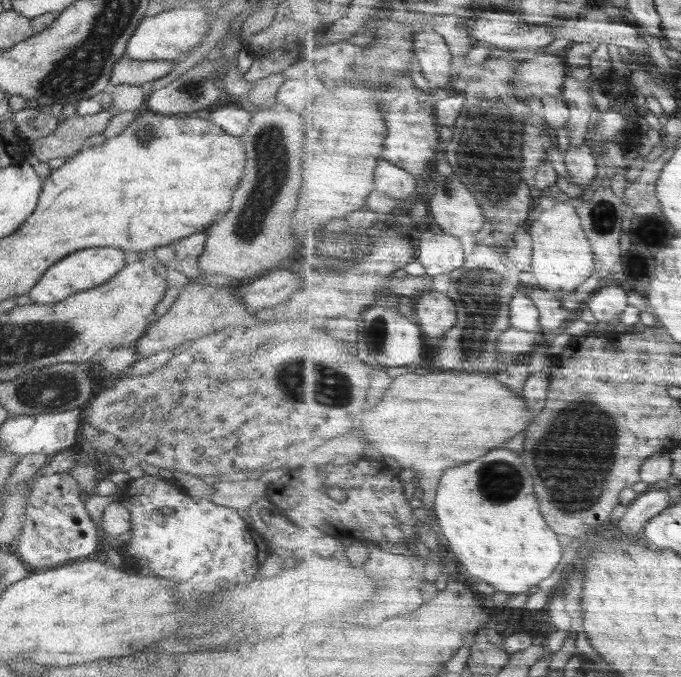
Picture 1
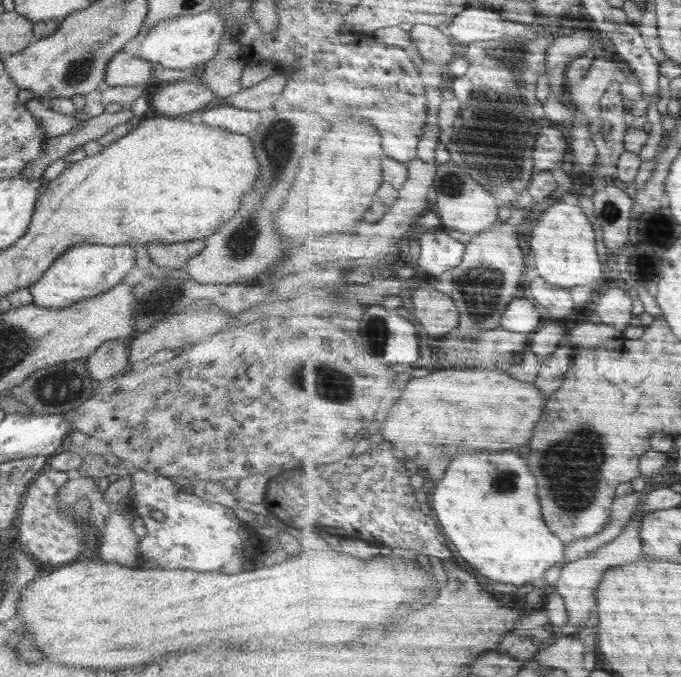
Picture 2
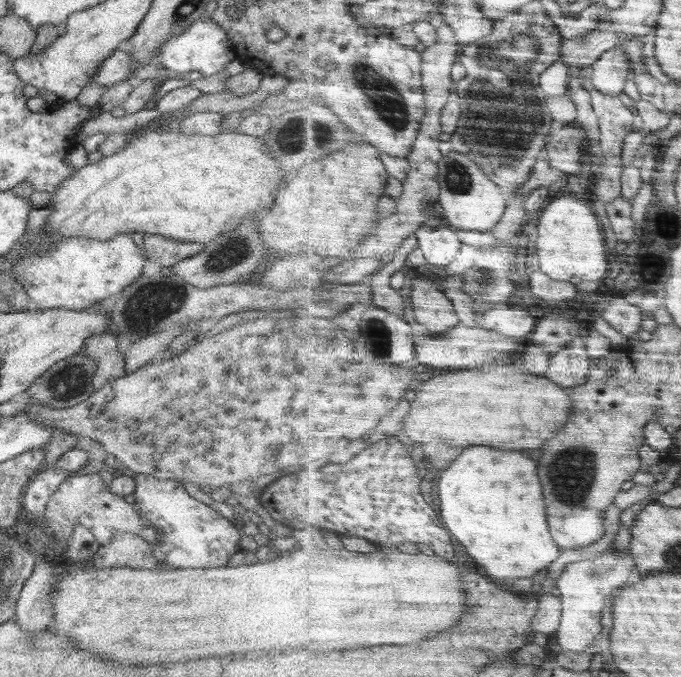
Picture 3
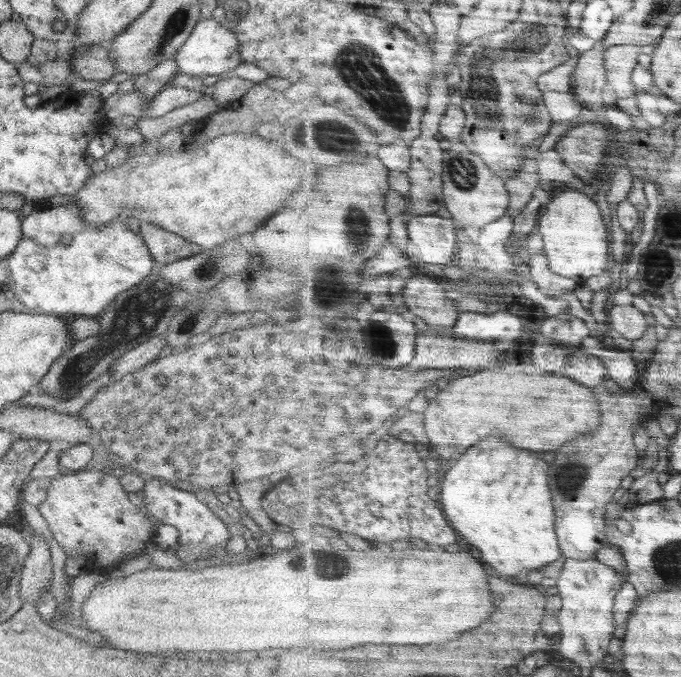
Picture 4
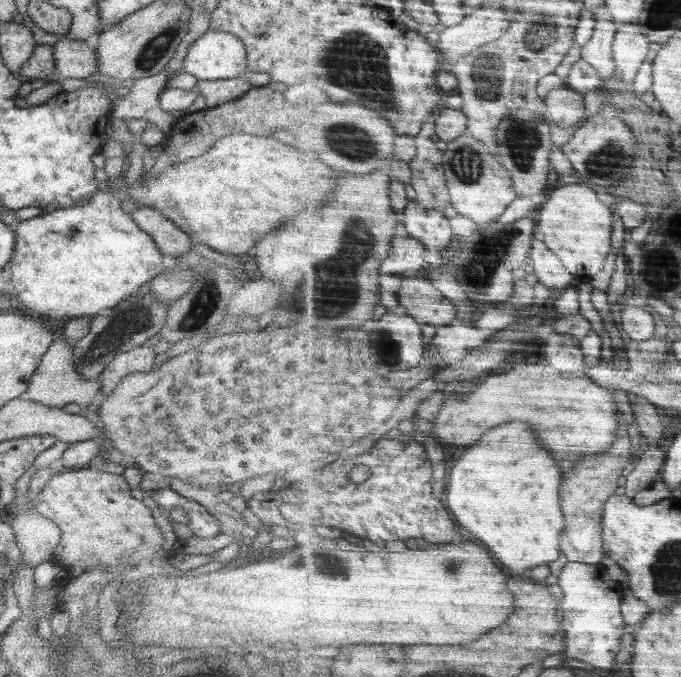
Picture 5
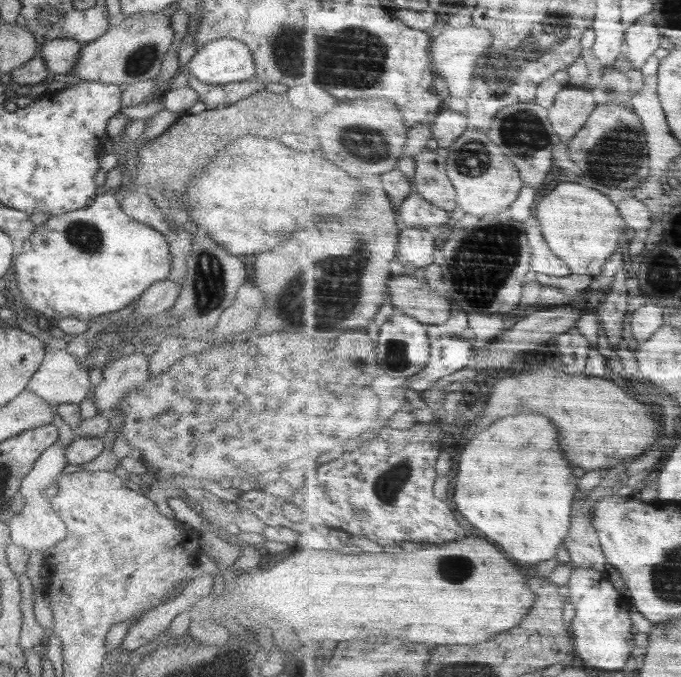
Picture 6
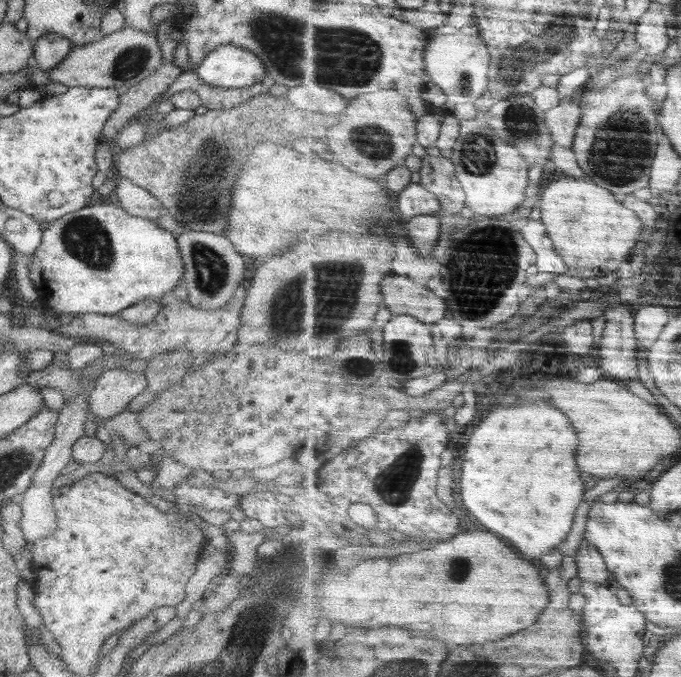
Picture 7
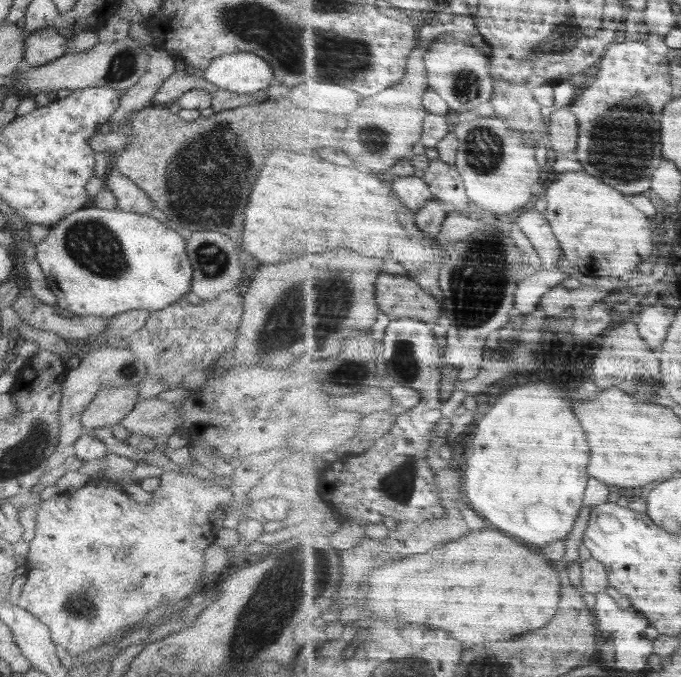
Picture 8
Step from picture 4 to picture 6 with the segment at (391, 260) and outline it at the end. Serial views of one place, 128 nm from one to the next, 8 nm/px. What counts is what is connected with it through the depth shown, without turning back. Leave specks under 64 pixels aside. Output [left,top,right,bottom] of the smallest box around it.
[398,228,436,267]

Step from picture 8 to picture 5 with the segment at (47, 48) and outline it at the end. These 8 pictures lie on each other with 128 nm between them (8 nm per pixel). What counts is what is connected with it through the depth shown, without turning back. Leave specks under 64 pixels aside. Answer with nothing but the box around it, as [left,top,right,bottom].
[53,37,98,78]

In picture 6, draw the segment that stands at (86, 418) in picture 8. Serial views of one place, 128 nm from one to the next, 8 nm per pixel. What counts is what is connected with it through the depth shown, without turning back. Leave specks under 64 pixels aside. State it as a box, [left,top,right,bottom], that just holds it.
[92,352,149,414]

